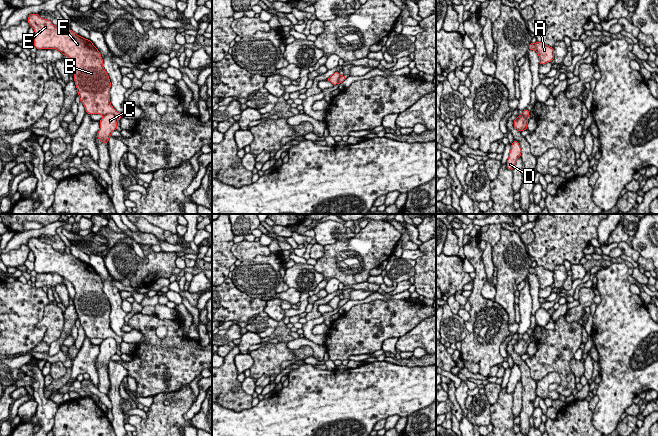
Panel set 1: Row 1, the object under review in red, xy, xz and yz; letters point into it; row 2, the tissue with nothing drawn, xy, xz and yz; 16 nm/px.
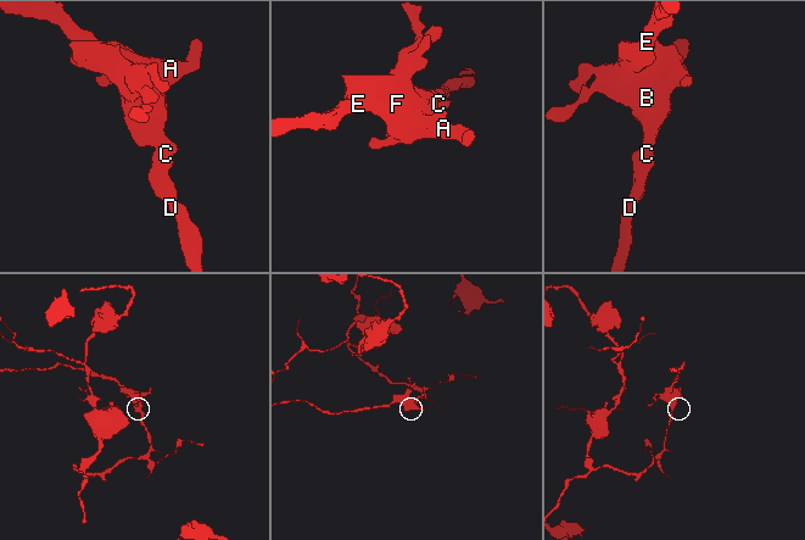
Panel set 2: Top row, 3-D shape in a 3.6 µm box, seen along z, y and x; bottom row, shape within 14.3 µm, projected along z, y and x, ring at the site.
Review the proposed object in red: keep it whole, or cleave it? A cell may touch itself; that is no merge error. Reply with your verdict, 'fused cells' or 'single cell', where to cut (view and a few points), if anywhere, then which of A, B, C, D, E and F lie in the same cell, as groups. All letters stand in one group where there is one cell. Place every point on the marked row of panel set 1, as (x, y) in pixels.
fused cells; cut in xy along (104, 114), (111, 113), (117, 119); A B E F / C D

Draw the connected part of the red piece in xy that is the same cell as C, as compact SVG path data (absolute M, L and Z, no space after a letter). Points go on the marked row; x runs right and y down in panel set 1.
M112 113L104 115L100 120L100 129L97 133L98 139L108 144L111 133L117 128L116 116Z

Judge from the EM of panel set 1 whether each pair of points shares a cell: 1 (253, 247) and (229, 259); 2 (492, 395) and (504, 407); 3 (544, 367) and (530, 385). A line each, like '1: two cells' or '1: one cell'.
1: two cells
2: two cells
3: two cells

